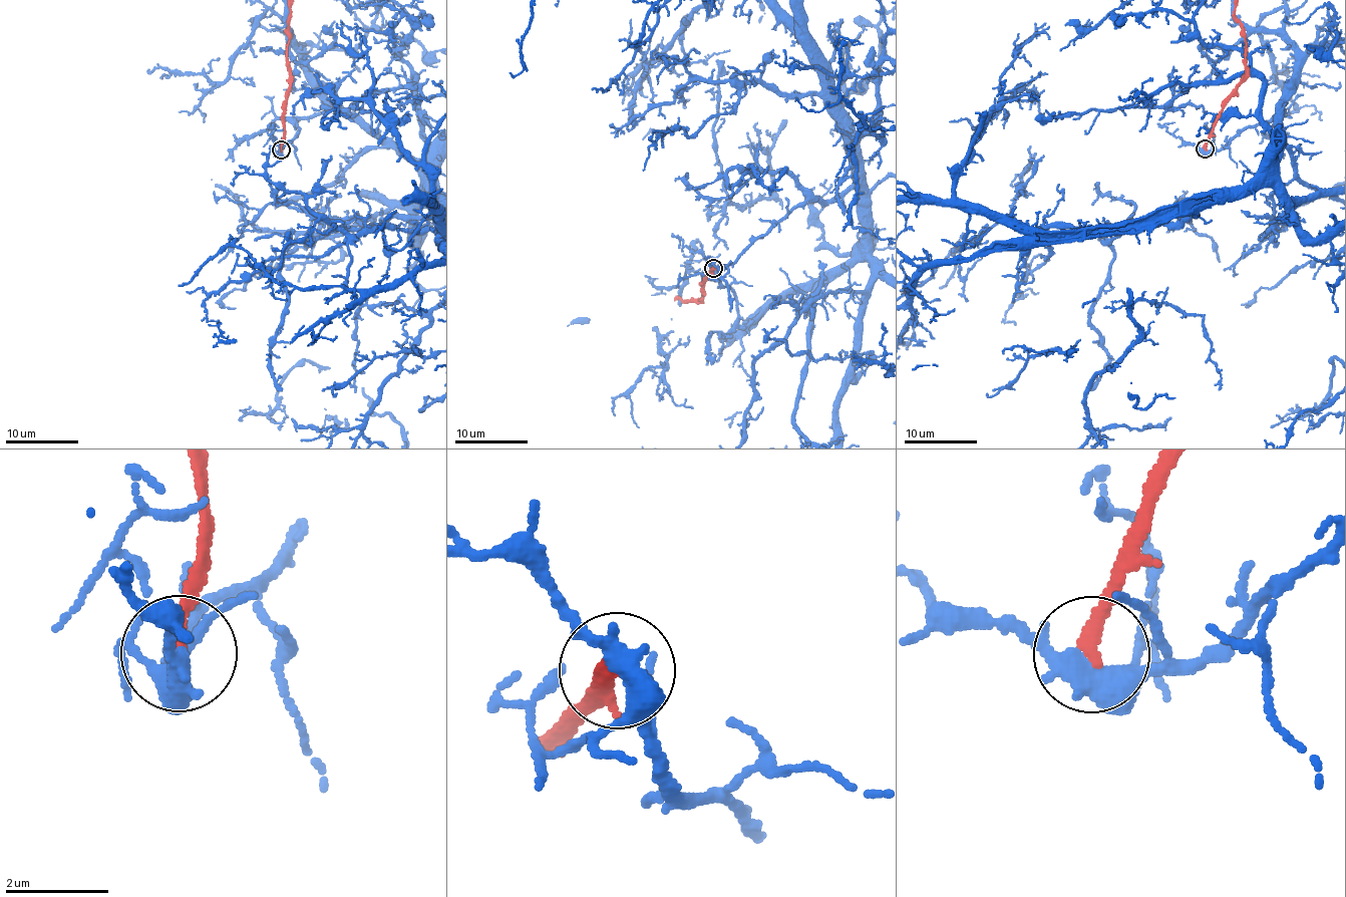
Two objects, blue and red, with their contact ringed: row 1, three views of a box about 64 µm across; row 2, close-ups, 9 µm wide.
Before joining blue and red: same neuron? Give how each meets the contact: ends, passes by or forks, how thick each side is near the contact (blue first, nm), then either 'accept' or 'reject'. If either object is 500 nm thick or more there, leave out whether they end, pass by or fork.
blue forks | red ends | 360/200 nm | reject

